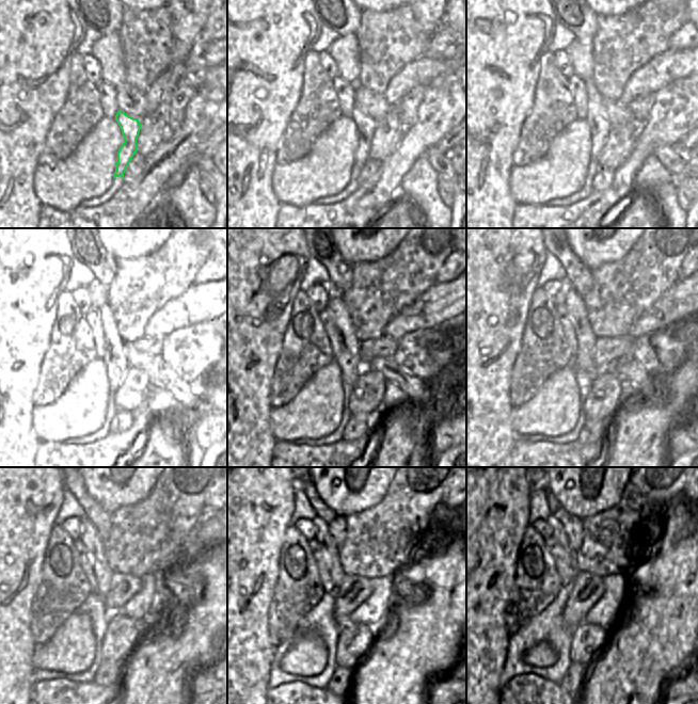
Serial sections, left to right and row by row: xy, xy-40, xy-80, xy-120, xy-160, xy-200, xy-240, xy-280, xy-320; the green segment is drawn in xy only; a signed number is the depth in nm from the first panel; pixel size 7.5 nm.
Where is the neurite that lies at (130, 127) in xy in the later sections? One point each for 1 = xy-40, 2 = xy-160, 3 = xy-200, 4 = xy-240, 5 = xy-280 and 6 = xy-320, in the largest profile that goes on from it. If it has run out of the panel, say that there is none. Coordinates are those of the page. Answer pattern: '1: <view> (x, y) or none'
1: xy-40 (366, 126)
2: xy-160 (349, 358)
3: xy-200 (586, 338)
4: xy-240 (90, 538)
5: xy-280 (322, 536)
6: xy-320 (557, 532)

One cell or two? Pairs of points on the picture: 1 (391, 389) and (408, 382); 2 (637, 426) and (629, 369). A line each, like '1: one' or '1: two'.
1: two
2: two

